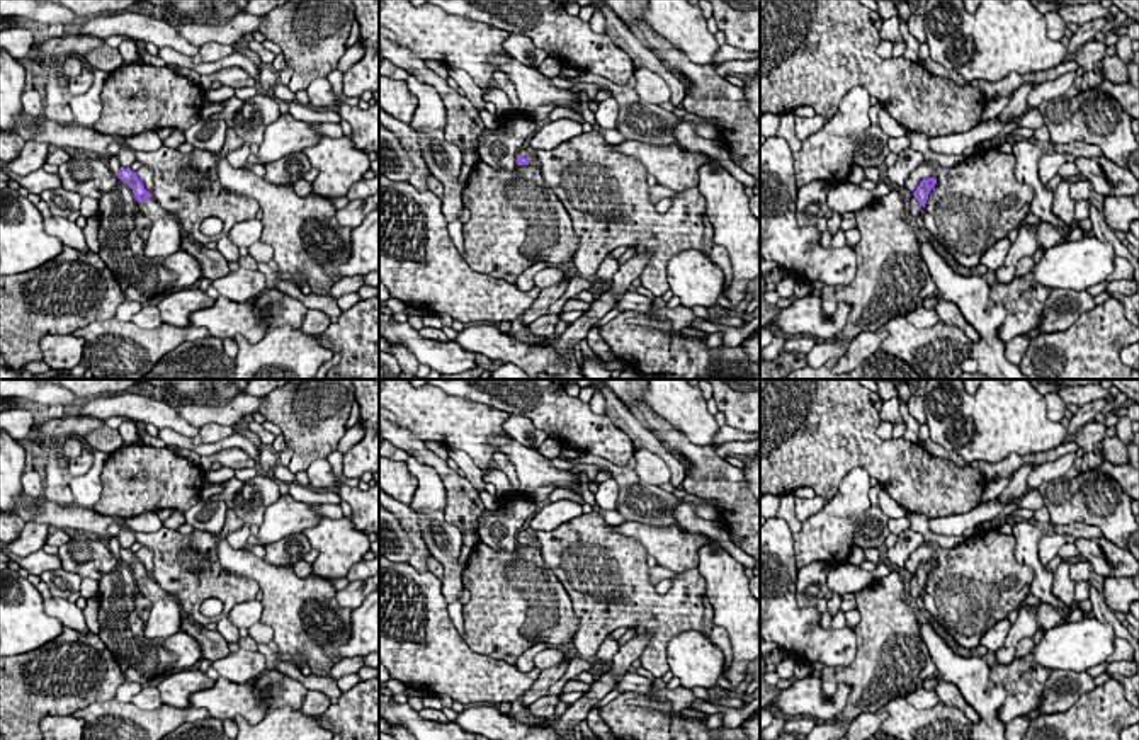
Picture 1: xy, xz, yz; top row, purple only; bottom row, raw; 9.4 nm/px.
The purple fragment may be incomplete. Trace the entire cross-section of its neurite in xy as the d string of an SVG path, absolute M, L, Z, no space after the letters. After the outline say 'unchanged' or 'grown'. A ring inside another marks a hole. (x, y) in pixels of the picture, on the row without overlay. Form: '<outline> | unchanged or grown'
M121 548L119 560L133 570L133 575L138 582L138 594L141 594L151 602L168 594L150 577L143 563L138 560L136 553L133 553L129 548L128 549Z | grown

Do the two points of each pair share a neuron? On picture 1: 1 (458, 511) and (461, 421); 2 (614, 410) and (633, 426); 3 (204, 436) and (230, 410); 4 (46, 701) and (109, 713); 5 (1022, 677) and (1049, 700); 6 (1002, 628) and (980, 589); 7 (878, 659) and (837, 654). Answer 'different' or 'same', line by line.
1: different
2: same
3: different
4: different
5: different
6: different
7: different

